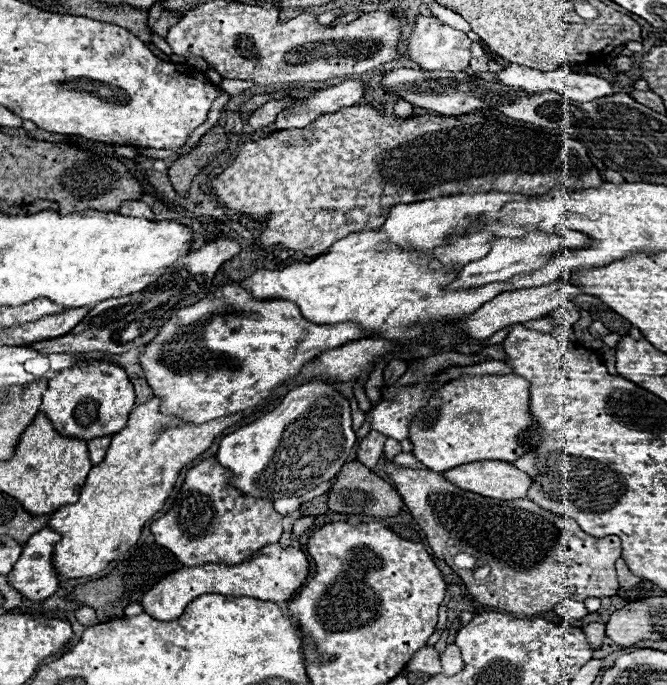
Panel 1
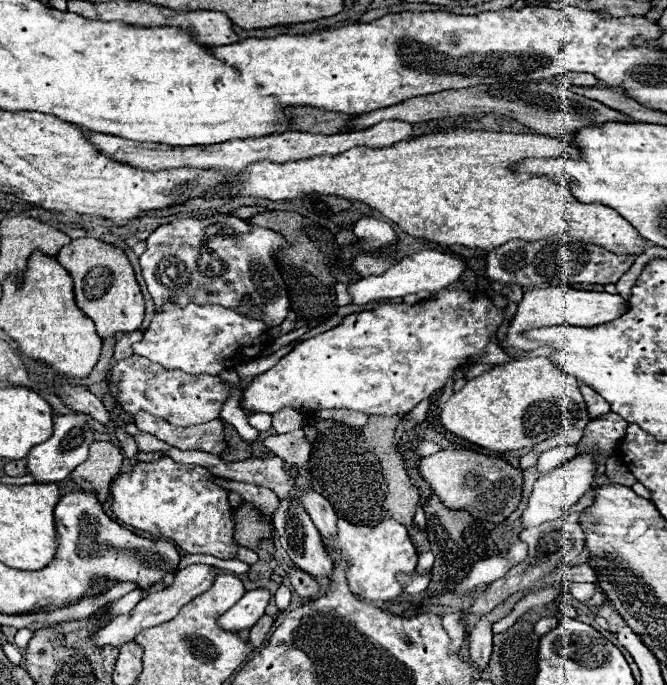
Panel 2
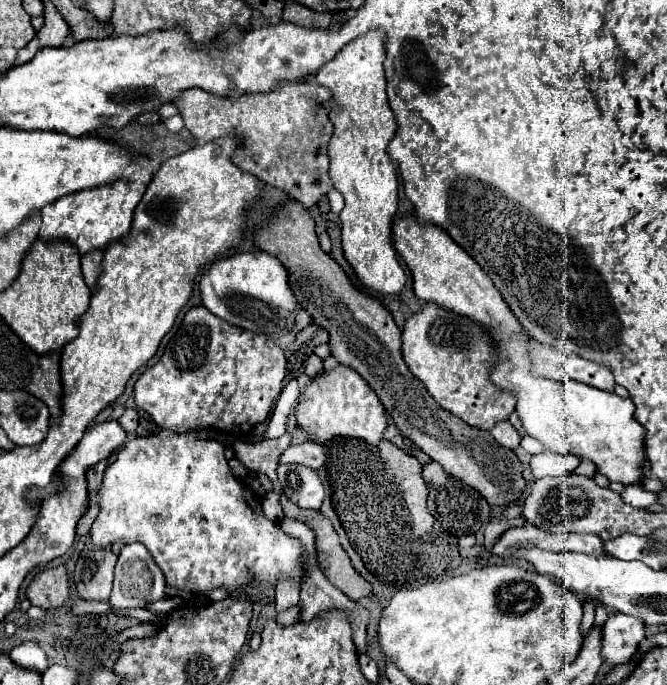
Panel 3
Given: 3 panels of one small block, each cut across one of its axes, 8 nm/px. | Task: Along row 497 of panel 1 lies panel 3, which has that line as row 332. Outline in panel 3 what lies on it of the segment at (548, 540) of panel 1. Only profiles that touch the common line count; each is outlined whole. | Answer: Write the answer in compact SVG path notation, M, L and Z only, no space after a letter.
M426 304L416 314L412 314L404 328L402 328L402 356L410 372L424 384L428 394L436 400L440 408L446 412L462 418L468 426L480 428L480 430L492 430L498 422L508 420L508 416L514 410L514 396L500 392L486 380L486 368L490 366L490 340L484 330L478 330L474 322L462 320L460 316L454 316L452 312L434 308L432 304Z

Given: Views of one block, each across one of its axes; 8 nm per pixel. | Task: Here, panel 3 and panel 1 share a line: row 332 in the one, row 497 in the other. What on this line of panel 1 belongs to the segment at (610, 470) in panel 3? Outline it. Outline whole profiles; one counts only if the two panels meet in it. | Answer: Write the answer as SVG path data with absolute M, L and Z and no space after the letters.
M480 460L464 466L456 466L444 474L462 490L470 490L480 496L496 500L520 500L528 496L530 476L522 474L512 462Z

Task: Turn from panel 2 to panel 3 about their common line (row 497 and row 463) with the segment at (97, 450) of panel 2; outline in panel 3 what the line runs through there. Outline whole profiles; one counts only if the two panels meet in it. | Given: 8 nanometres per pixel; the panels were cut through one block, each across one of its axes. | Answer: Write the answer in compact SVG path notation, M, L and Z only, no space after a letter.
M102 460L102 462L98 462L94 468L88 468L86 478L88 478L88 486L90 486L90 490L96 490L96 488L98 488L98 484L102 482L102 476L104 476L106 466L108 466L108 462Z

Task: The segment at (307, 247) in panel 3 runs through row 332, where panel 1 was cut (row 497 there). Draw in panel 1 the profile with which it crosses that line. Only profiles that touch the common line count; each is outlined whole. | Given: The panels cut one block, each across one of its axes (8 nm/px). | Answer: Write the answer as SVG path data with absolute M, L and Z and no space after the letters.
M348 462L342 466L336 484L328 494L328 508L340 514L368 514L368 516L396 516L402 510L404 502L398 492L370 468L360 462Z

